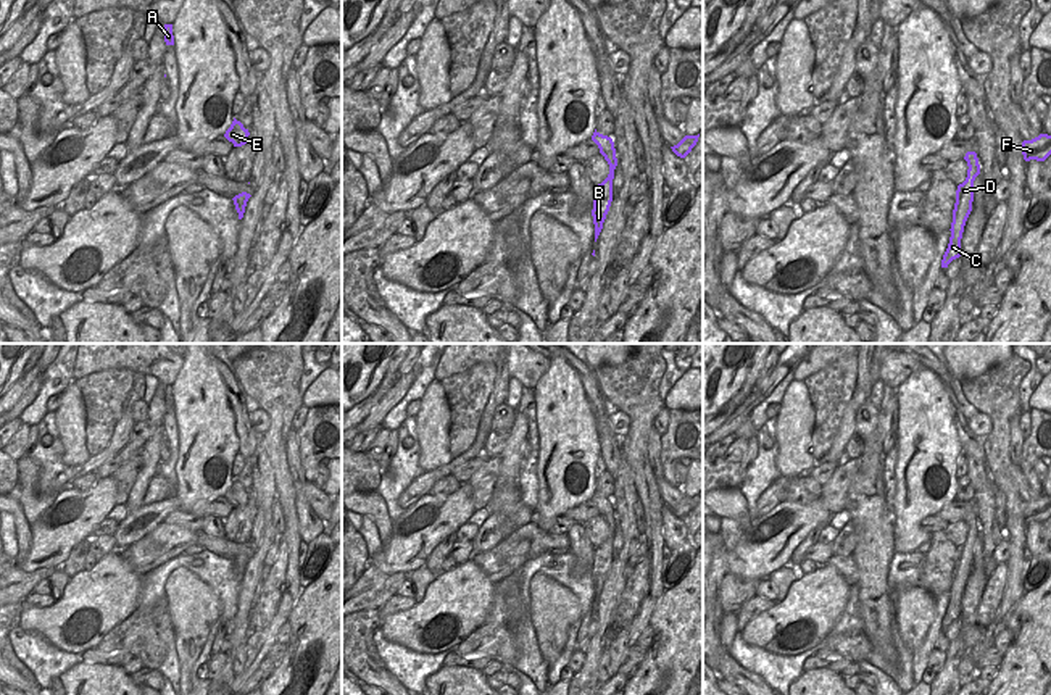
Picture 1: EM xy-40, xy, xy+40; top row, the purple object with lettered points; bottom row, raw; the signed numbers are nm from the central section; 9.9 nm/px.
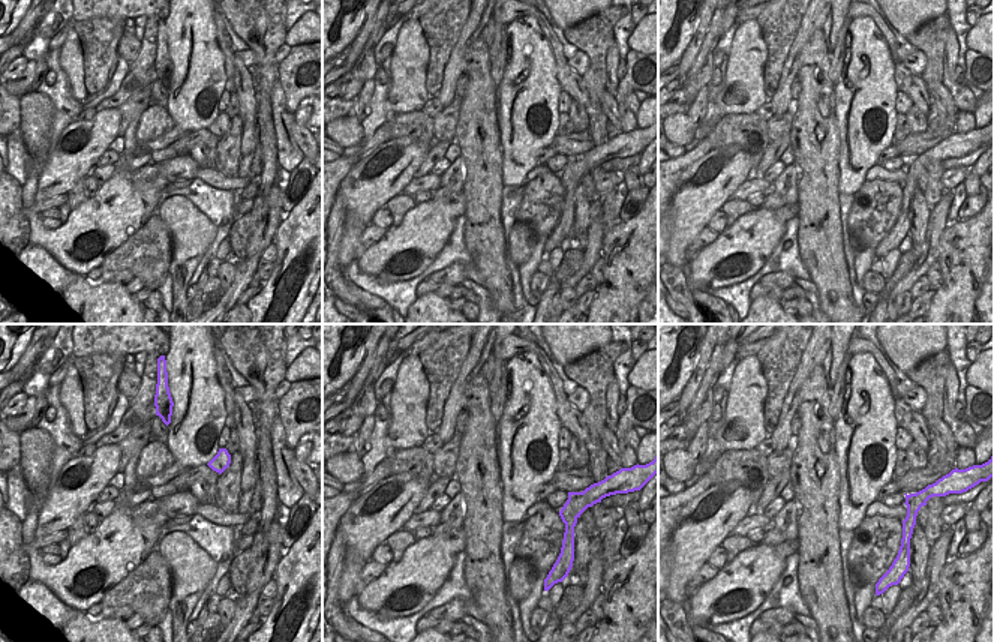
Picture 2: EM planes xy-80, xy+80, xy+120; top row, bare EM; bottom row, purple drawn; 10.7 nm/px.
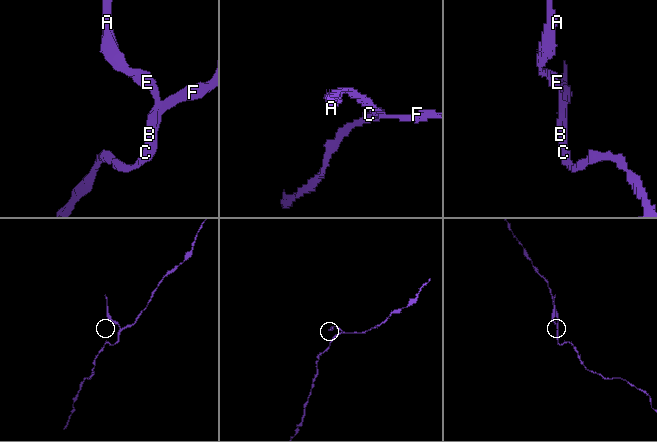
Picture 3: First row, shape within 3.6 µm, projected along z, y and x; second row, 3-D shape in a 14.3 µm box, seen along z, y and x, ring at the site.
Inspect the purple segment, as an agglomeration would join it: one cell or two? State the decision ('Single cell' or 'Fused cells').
Fused cells.

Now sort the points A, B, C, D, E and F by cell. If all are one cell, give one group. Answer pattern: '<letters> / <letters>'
A E / B C D F

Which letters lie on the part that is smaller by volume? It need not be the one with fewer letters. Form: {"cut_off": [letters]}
{"cut_off": ["A", "E"]}

